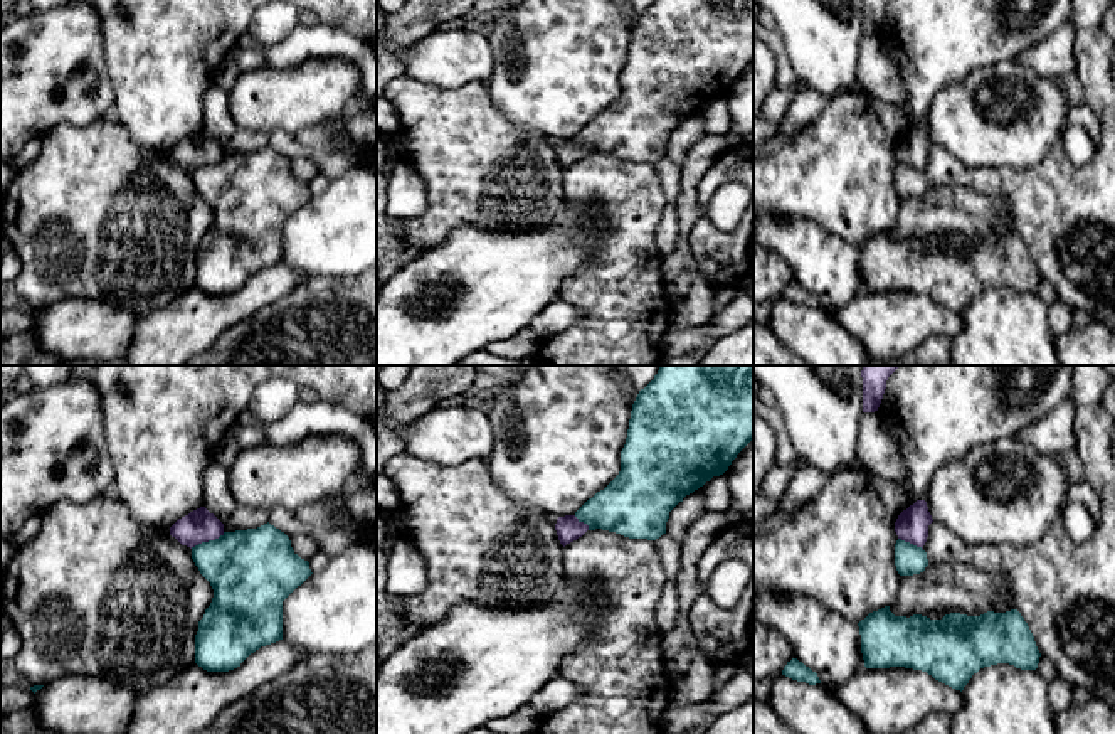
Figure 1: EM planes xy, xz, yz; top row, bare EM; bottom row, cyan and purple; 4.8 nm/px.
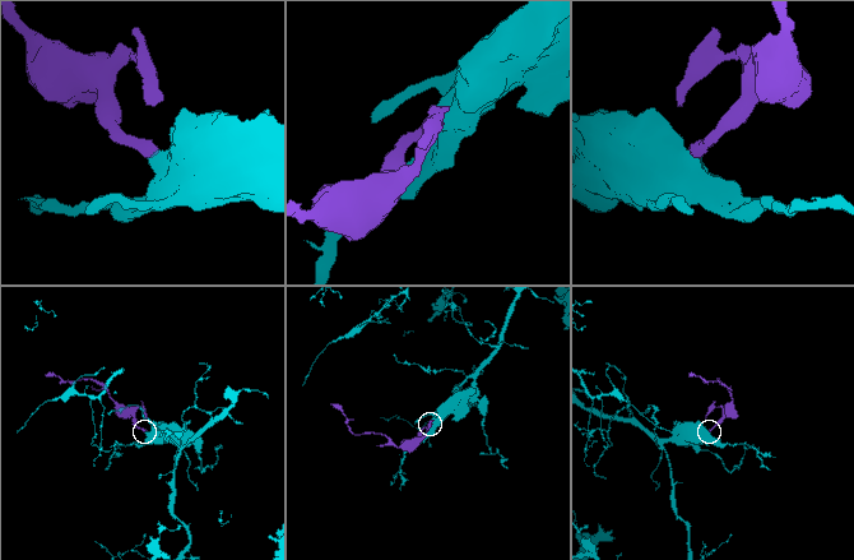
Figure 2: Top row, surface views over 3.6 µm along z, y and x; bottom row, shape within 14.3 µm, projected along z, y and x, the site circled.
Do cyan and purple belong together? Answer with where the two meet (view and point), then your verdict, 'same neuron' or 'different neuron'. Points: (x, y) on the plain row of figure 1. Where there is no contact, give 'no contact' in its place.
contact xy (209, 164); different neuron

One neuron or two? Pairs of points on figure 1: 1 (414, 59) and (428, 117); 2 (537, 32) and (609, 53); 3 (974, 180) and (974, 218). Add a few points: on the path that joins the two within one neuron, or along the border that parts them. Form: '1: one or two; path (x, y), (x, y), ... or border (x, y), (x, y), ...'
1: two; border (404, 74), (436, 86), (458, 88)
2: one; path (555, 51), (591, 53)
3: two; border (935, 186), (964, 186), (998, 196), (1008, 212)

